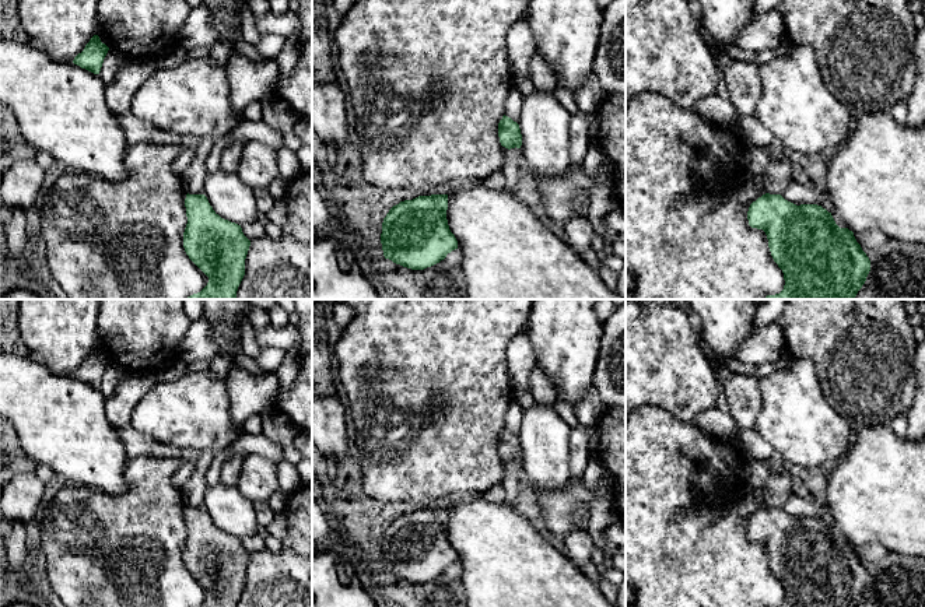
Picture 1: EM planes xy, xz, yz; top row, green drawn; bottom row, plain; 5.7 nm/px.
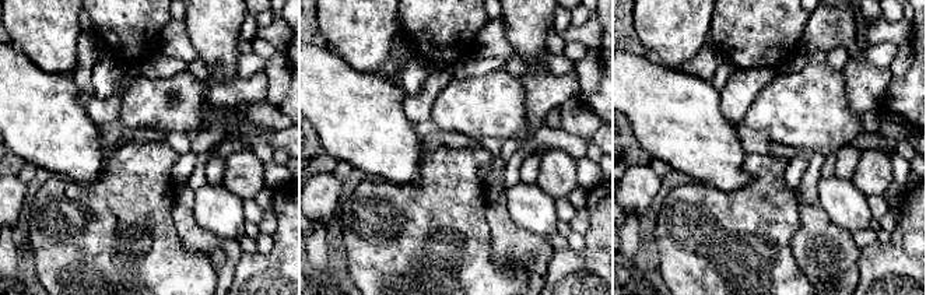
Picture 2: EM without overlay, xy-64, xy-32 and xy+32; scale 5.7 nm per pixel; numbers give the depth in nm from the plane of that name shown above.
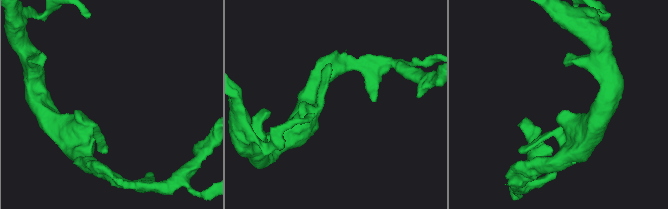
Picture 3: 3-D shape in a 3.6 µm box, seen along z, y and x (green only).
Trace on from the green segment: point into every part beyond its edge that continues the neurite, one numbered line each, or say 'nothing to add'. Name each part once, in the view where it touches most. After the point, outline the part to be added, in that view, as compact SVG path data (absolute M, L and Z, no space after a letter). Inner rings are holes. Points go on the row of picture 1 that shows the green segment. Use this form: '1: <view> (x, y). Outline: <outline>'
nothing to add

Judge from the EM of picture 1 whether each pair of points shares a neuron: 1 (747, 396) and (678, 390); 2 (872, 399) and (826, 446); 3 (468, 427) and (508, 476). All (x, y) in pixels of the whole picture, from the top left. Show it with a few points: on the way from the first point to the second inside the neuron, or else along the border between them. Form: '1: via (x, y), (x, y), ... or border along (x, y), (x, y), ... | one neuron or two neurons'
1: border along (722, 385), (724, 392) | two neurons
2: border along (826, 399), (852, 428) | two neurons
3: border along (503, 460), (501, 480), (498, 483) | two neurons

